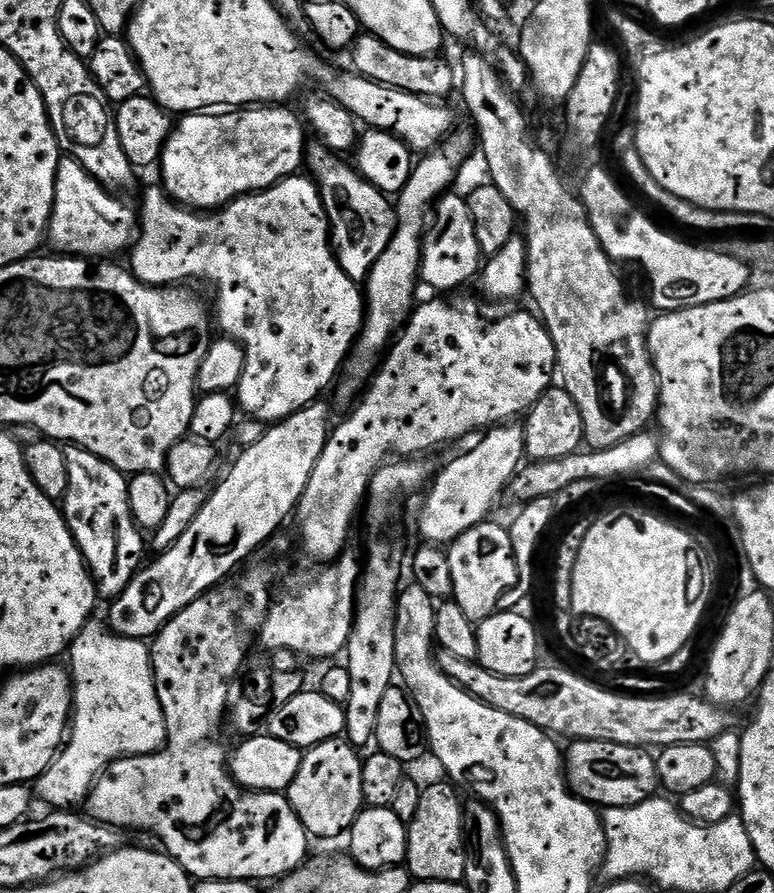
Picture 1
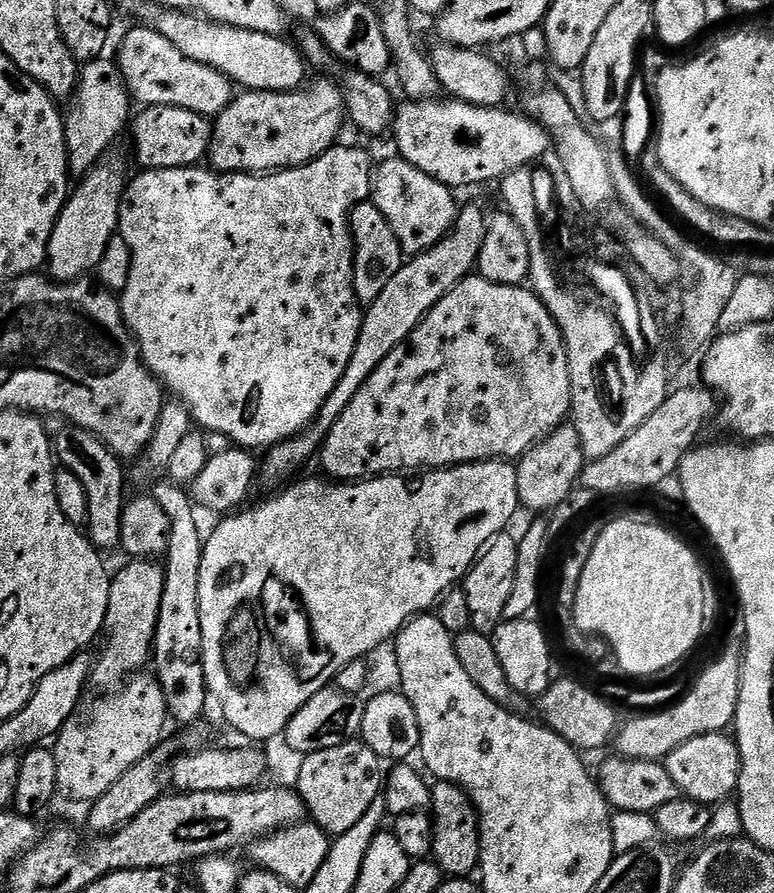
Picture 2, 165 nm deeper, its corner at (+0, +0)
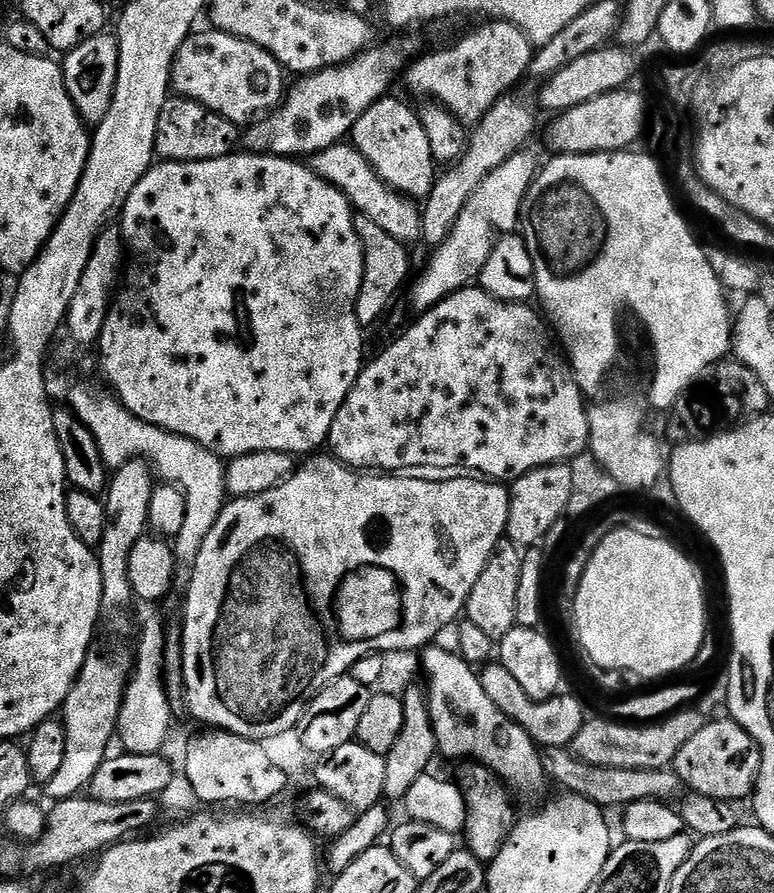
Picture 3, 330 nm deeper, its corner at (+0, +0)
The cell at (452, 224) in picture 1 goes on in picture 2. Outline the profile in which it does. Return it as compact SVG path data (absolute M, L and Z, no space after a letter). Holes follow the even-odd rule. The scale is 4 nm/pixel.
M399 158L384 160L375 165L372 174L371 203L382 210L382 218L390 222L394 238L398 238L405 257L421 256L430 250L456 226L457 193L430 174L422 174L418 166Z

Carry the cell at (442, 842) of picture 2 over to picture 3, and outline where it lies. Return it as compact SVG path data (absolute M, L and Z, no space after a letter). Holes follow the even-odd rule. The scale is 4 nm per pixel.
M468 762L458 777L458 783L466 800L466 826L462 840L466 843L467 851L474 854L482 862L490 862L498 858L506 838L512 833L512 825L518 819L518 811L512 805L513 793L500 777L496 776L485 764ZM465 767L465 768L464 768ZM512 795L512 796L511 796Z

